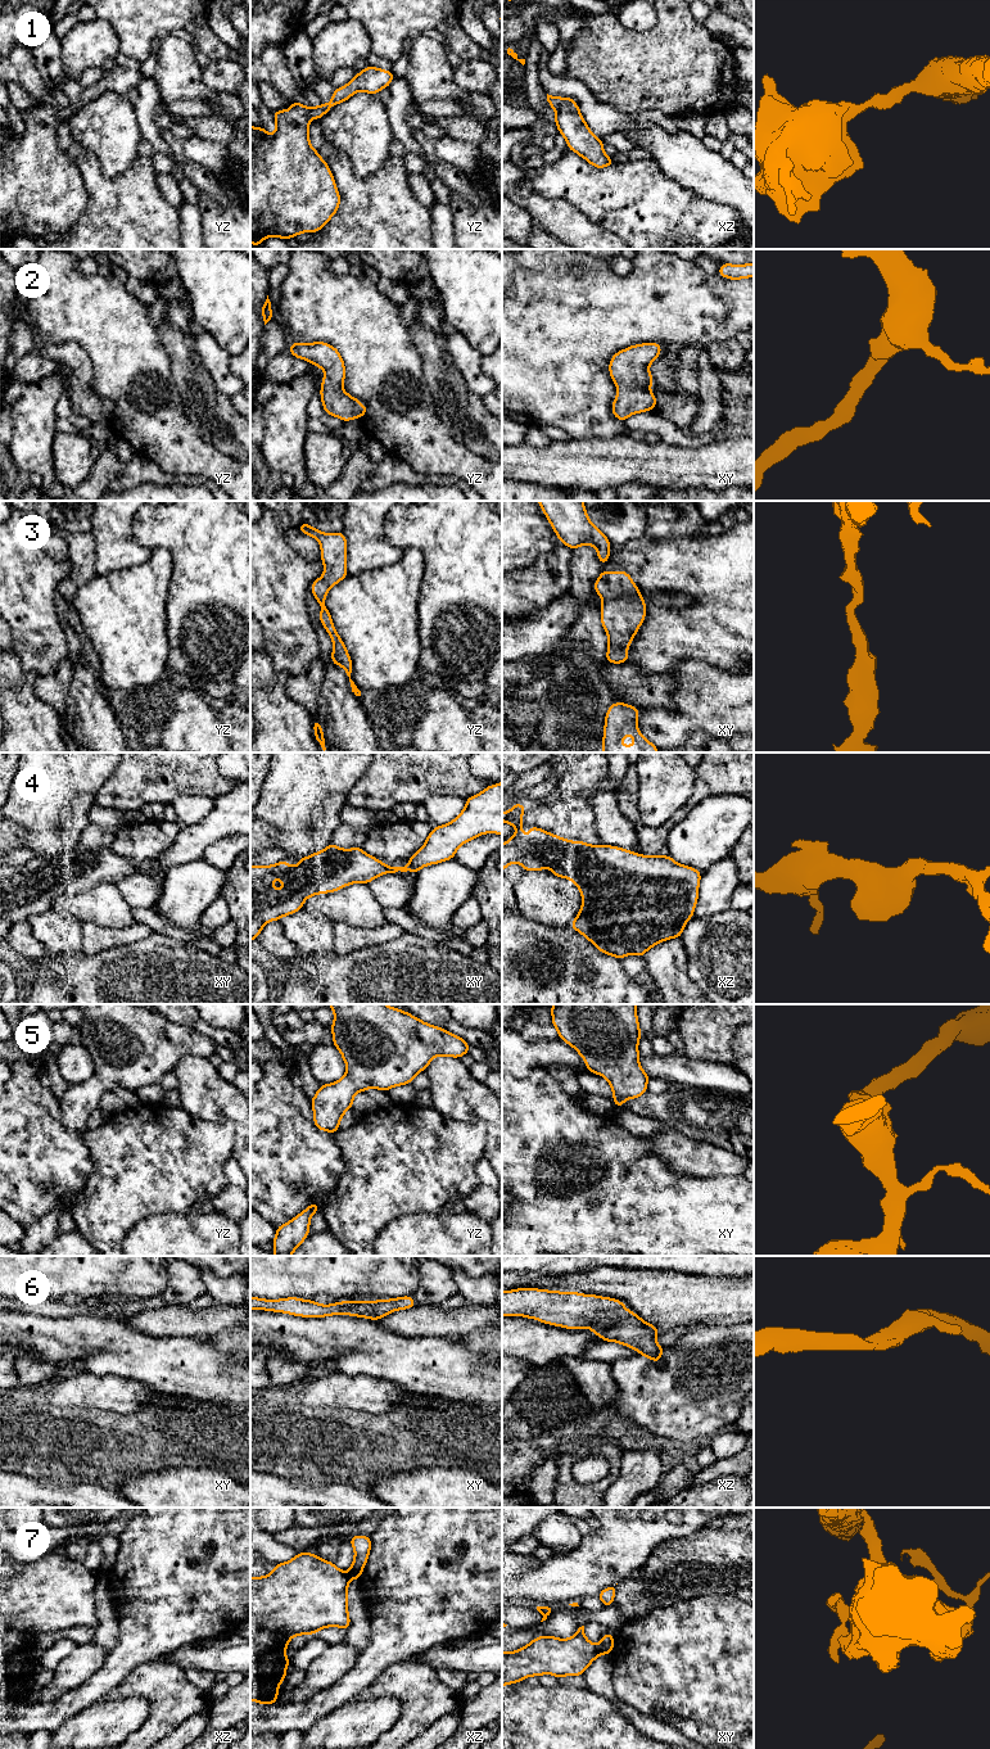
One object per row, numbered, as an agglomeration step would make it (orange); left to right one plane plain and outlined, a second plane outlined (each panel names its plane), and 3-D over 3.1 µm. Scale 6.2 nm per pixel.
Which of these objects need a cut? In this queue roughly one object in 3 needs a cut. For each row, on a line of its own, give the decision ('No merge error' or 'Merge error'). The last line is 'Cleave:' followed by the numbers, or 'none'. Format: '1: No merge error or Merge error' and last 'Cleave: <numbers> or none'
1: No merge error
2: No merge error
3: No merge error
4: No merge error
5: No merge error
6: No merge error
7: Merge error
Cleave: 7

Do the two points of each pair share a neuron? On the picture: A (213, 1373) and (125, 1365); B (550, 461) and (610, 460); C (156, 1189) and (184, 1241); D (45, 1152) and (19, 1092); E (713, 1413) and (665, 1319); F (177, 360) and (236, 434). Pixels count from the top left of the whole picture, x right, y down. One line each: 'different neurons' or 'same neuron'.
A: same neuron
B: same neuron
C: different neurons
D: same neuron
E: different neurons
F: same neuron

